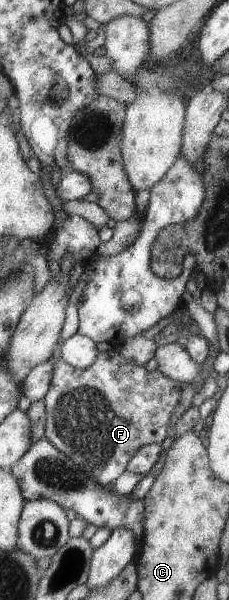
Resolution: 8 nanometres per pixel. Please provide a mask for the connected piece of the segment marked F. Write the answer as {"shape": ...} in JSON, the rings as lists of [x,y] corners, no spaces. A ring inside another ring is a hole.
{"shape":[[[117,348],[99,352],[87,368],[78,369],[65,364],[62,358],[53,359],[52,377],[44,405],[44,437],[57,451],[76,465],[87,469],[102,486],[110,485],[126,469],[129,459],[146,444],[161,444],[175,407],[179,405],[181,387],[157,369],[147,371],[141,365],[126,361]]]}

